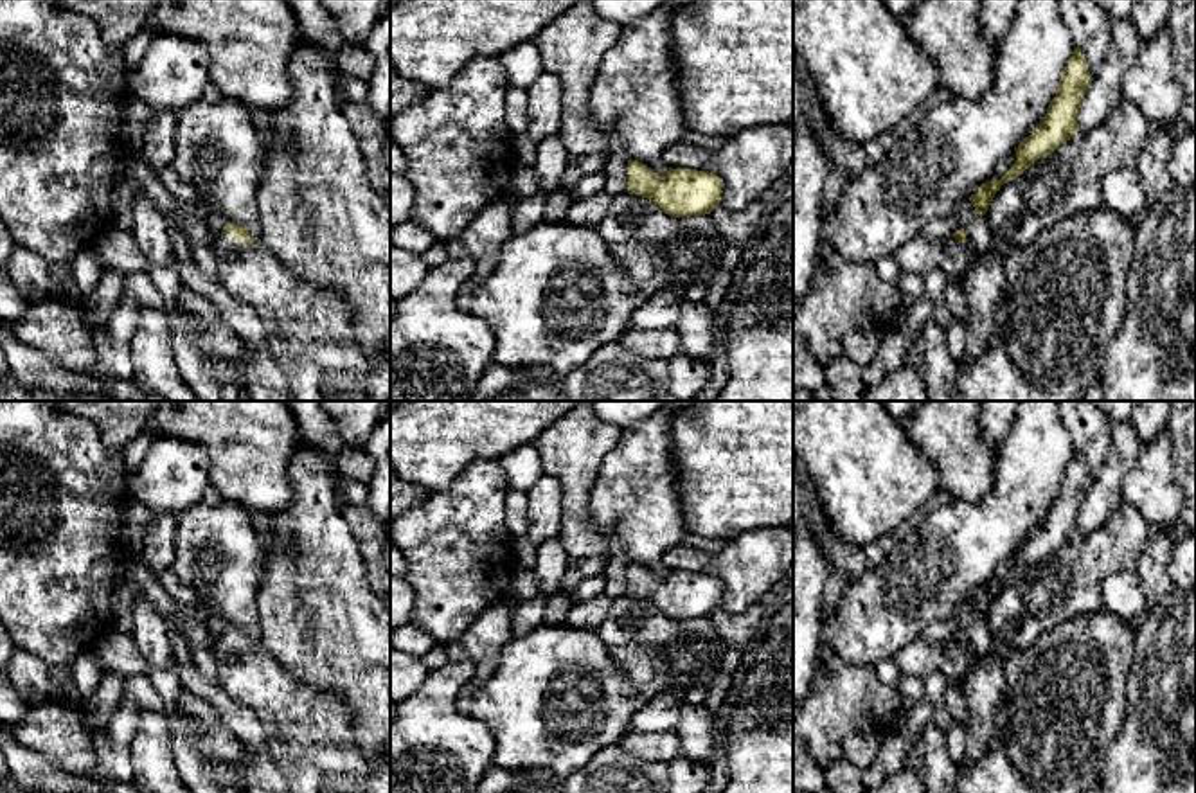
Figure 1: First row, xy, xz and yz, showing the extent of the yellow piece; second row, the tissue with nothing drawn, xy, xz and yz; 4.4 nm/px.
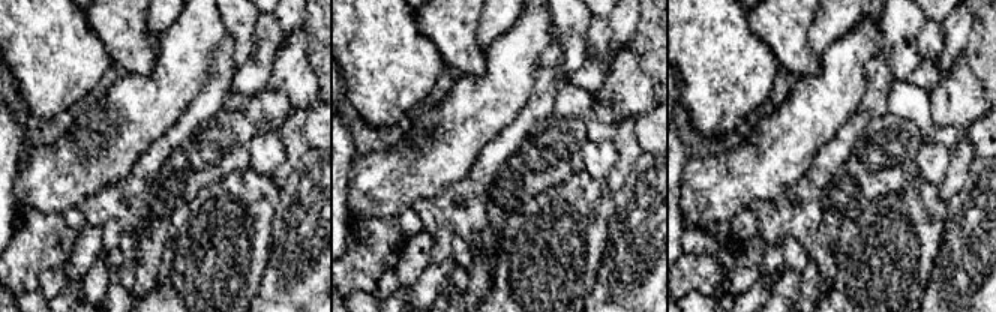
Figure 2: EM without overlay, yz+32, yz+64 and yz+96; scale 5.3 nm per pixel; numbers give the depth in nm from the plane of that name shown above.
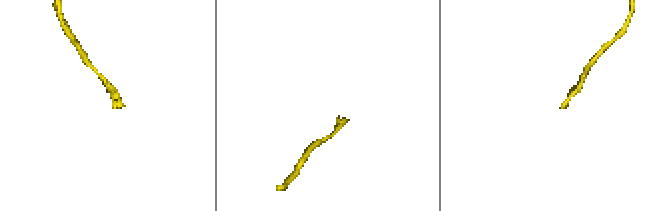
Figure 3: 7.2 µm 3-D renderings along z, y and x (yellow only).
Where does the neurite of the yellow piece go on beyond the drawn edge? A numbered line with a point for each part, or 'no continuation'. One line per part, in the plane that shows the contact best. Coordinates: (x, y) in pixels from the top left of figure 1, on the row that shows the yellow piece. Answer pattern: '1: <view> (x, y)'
1: xy (308, 331)

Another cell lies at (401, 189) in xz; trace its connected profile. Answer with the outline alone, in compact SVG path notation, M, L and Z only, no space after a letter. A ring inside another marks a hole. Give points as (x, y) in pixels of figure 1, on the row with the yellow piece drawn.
M390 173L390 230L410 221L414 201L414 183L401 173Z

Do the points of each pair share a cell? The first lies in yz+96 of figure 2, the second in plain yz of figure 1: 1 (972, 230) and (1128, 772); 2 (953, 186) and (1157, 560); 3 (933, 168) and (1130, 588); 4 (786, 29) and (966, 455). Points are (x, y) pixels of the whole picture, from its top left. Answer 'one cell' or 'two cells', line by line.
1: one cell
2: one cell
3: one cell
4: one cell

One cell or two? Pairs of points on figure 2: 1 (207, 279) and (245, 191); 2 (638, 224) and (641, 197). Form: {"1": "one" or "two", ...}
{"1": "one", "2": "one"}

